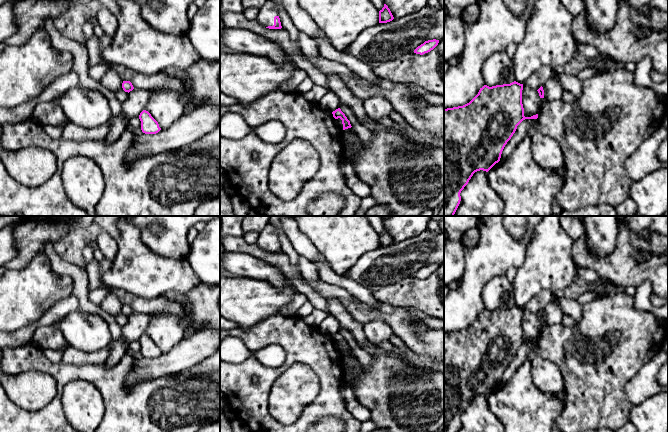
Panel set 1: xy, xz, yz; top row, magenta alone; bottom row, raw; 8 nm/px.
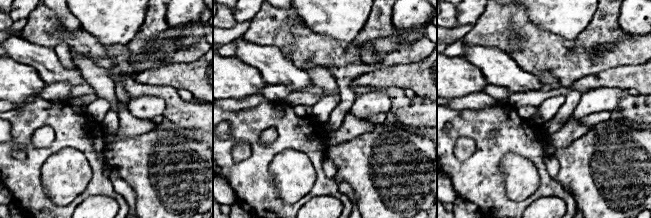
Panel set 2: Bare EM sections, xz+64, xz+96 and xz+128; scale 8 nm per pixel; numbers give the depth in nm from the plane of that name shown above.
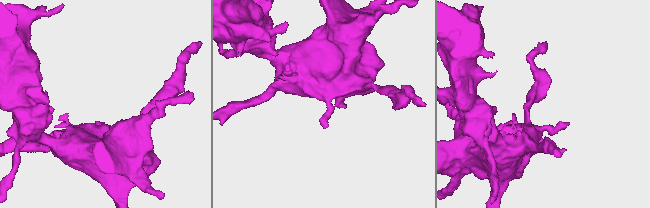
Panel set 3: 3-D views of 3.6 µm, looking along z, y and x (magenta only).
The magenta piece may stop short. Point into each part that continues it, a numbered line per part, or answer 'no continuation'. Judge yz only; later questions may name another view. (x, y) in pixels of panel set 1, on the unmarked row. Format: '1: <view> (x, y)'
no continuation

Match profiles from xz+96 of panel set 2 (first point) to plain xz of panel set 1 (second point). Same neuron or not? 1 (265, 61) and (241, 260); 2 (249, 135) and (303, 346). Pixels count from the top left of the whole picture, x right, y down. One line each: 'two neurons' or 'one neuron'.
1: one neuron
2: one neuron

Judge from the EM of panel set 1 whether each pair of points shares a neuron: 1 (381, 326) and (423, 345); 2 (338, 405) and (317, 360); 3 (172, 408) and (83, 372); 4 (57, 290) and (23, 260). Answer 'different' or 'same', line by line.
1: different
2: same
3: same
4: different

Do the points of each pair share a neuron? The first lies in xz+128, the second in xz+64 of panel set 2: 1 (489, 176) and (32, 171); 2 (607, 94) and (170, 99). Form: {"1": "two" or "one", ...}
{"1": "one", "2": "two"}

